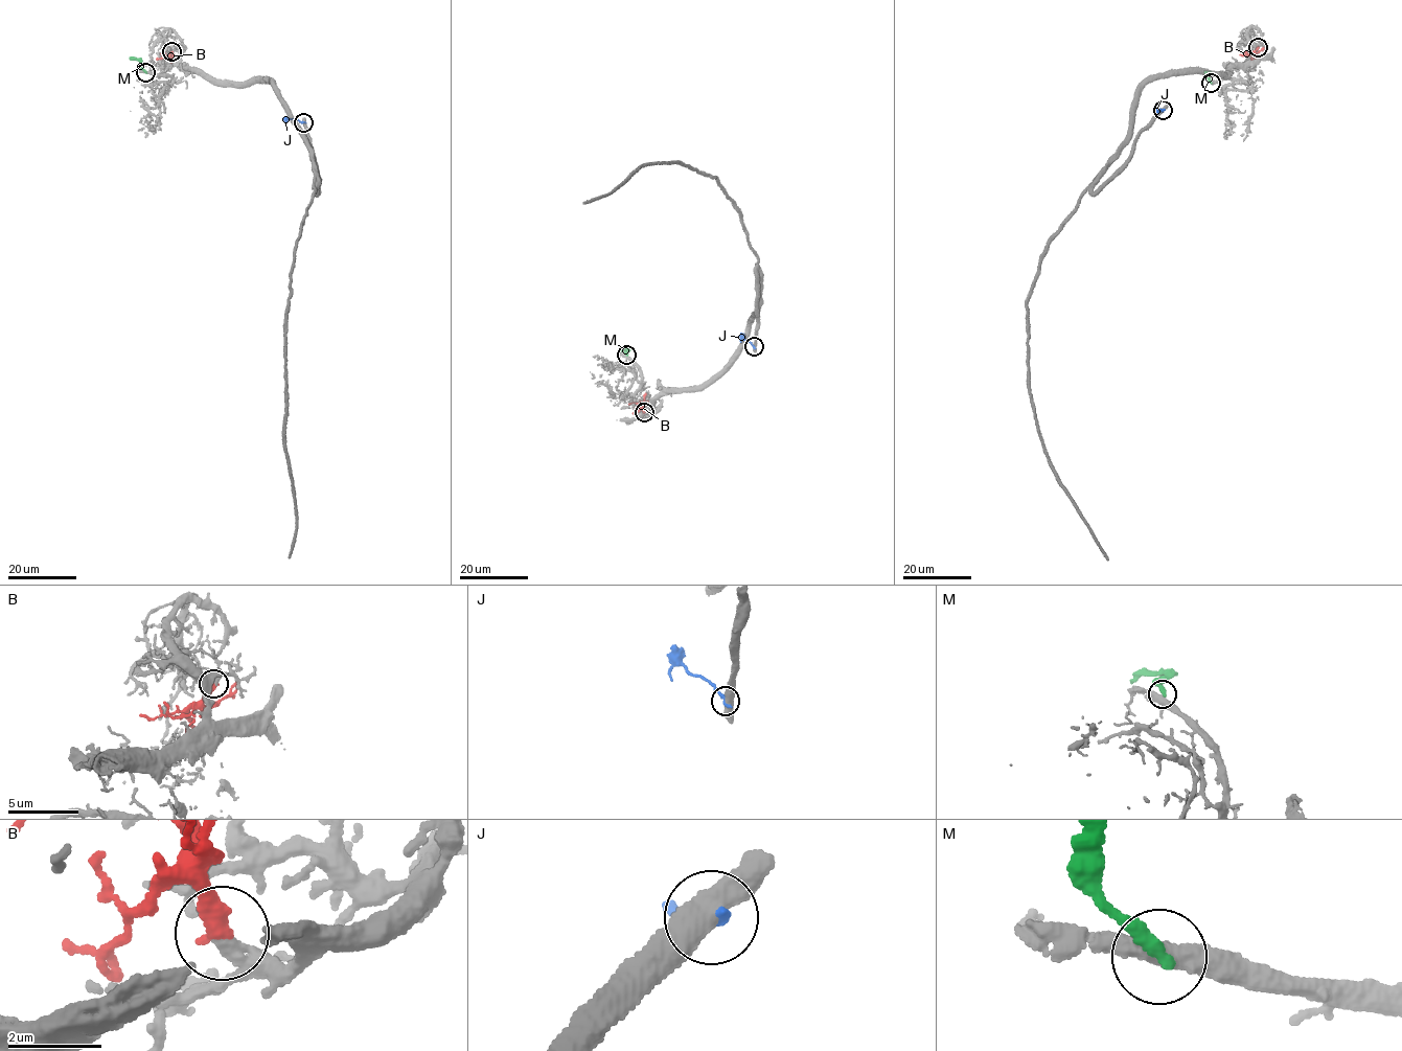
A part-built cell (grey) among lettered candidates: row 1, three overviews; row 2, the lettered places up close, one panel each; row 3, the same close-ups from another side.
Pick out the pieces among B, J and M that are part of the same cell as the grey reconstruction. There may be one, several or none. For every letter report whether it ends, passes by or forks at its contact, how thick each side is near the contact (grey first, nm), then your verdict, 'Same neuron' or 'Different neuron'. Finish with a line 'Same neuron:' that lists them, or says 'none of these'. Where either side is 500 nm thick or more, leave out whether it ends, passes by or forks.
B: It ends there. Thickness 260 nm (grey) against 480 nm. Same neuron
J: Thickness 500 nm (grey) against 280 nm. Different neuron
M: It ends there. Thickness 360 nm (grey) against 300 nm. Different neuron
Same neuron: B

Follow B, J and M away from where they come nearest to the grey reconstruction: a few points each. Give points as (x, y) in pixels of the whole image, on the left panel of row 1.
B: (171, 51), (156, 59)
J: (303, 122), (284, 120)
M: (145, 72), (139, 61), (130, 58)

